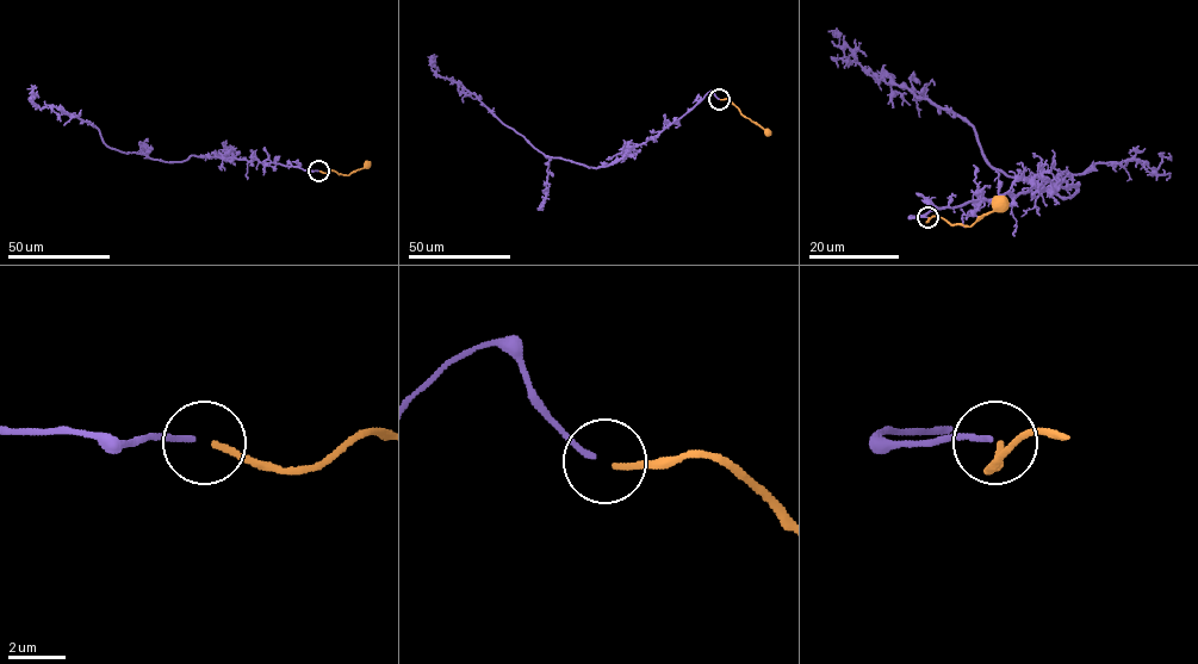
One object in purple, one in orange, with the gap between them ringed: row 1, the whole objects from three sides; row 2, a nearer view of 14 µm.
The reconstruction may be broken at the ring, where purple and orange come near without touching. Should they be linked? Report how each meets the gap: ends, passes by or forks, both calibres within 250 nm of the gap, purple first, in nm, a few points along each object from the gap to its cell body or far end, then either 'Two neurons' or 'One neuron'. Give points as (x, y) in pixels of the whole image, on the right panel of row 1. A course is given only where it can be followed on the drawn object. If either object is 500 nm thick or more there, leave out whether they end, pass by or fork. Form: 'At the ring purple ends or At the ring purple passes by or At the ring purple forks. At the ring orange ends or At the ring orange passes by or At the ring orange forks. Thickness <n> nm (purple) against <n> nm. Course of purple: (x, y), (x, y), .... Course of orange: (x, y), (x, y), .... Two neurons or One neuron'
At the ring purple ends. At the ring orange ends. Thickness 200 nm (purple) against 240 nm. Course of purple: (928, 217), (911, 216), (1078, 184), (1061, 197), (1051, 182), (994, 168), (960, 117), (870, 75), (833, 36). Course of orange: (929, 217), (928, 222), (939, 216), (949, 223), (970, 227), (981, 215), (993, 212), (1005, 197). Two neurons

